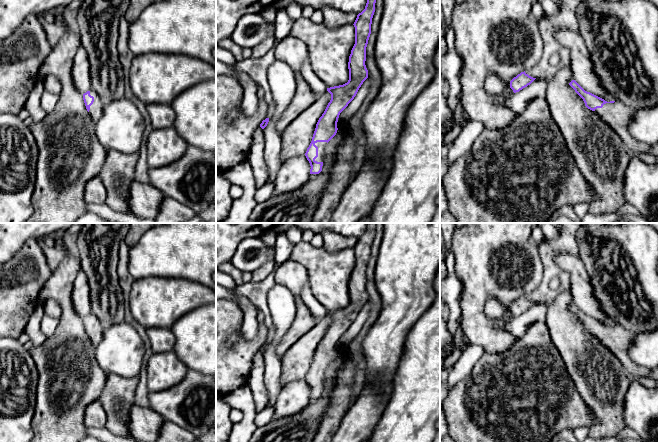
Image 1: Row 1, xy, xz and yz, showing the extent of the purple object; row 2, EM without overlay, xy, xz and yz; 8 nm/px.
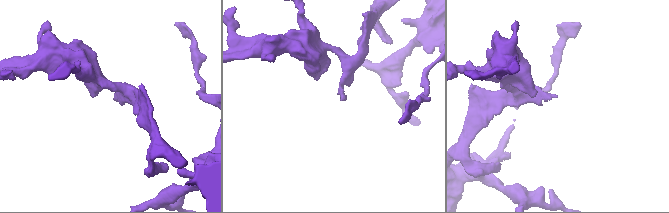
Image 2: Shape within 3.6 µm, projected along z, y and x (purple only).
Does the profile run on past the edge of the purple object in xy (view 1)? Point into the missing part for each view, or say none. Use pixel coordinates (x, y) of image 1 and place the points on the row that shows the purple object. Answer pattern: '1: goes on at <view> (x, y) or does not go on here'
1: goes on at xy (96, 109)

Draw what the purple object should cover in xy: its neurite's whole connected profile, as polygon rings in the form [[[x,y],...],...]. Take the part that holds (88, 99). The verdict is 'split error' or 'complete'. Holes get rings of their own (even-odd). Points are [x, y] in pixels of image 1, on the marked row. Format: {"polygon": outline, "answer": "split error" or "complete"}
{"polygon": [[[90,90],[83,94],[83,100],[87,111],[89,112],[94,123],[98,122],[103,115],[104,102],[99,95],[94,91]]], "answer": "split error"}

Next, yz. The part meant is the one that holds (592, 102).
{"polygon": [[[572,80],[569,85],[583,99],[585,106],[594,111],[603,122],[619,135],[631,156],[643,151],[648,152],[651,149],[652,145],[638,142],[628,131],[629,124],[635,116],[635,110],[618,100],[607,102],[585,91],[575,80]]], "answer": "split error"}

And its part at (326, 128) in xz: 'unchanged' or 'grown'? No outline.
grown

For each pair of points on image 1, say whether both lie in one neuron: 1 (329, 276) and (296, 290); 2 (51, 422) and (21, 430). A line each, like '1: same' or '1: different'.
1: different
2: different

